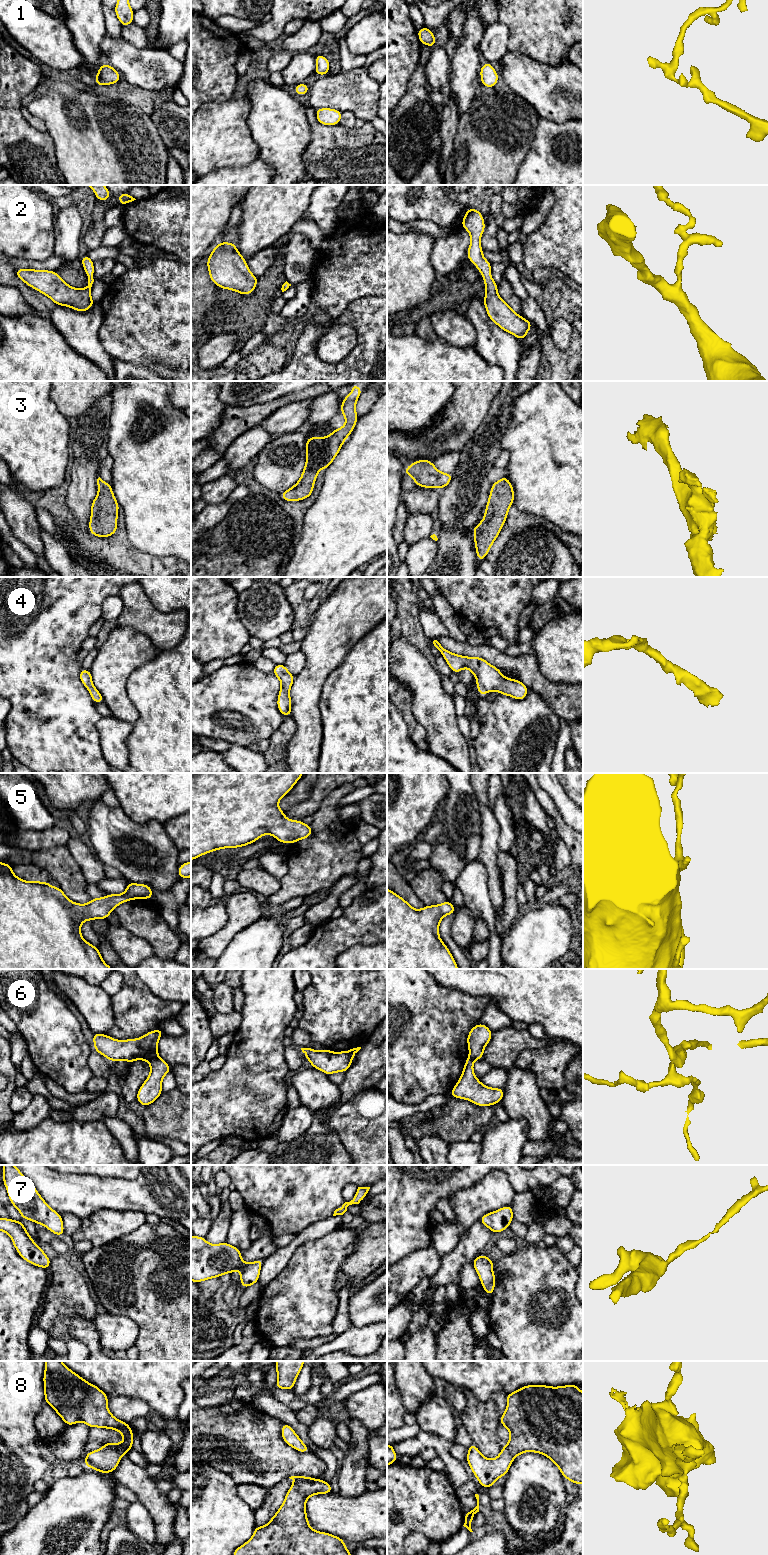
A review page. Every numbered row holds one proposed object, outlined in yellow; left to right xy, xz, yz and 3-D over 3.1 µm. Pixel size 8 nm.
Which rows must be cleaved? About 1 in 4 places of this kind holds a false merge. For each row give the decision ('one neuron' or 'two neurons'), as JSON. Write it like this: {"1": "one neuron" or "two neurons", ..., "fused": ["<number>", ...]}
{"1": "one neuron", "2": "one neuron", "3": "one neuron", "4": "one neuron", "5": "one neuron", "6": "two neurons", "7": "one neuron", "8": "one neuron", "fused": ["6"]}

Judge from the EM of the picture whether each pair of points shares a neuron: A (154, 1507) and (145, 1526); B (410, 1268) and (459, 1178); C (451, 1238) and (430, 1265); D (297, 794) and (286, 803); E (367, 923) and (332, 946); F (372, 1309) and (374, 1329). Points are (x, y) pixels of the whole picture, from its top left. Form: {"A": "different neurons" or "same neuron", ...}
{"A": "different neurons", "B": "different neurons", "C": "different neurons", "D": "same neuron", "E": "same neuron", "F": "different neurons"}

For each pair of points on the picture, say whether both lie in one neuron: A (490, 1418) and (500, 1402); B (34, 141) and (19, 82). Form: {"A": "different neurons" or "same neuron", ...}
{"A": "same neuron", "B": "same neuron"}

